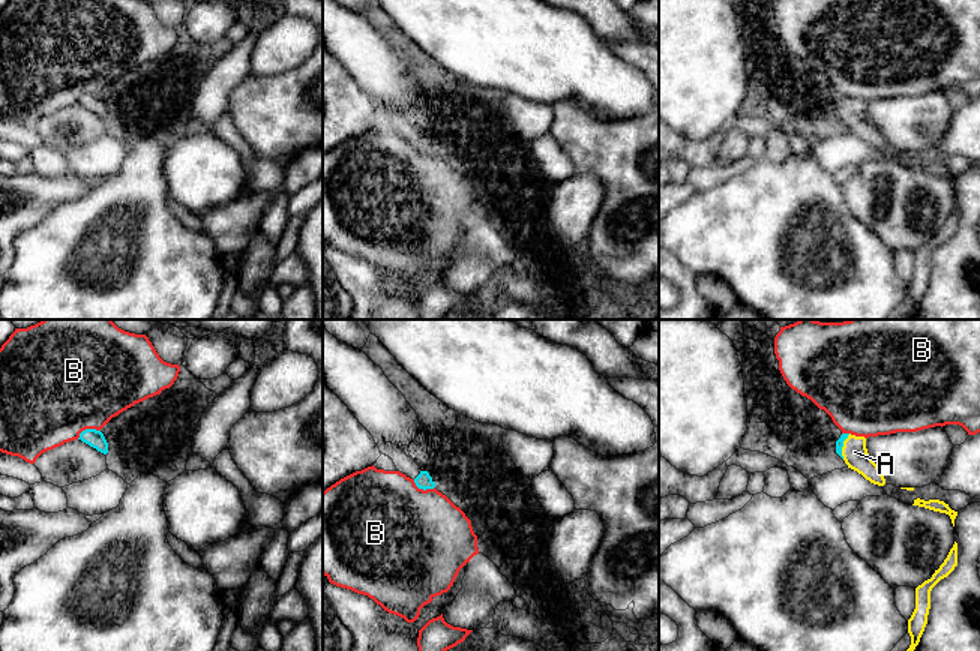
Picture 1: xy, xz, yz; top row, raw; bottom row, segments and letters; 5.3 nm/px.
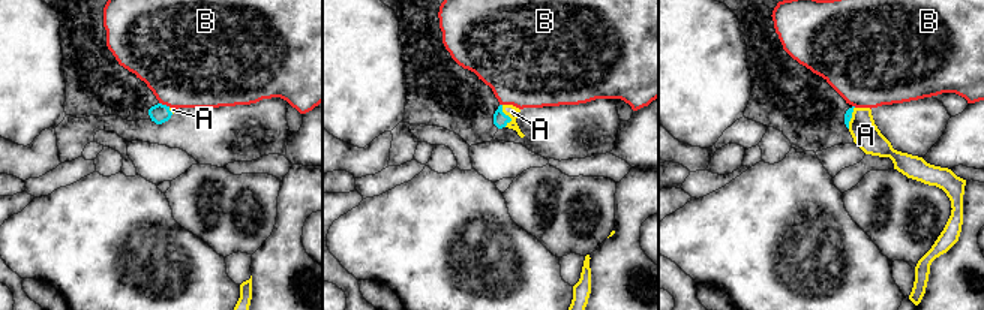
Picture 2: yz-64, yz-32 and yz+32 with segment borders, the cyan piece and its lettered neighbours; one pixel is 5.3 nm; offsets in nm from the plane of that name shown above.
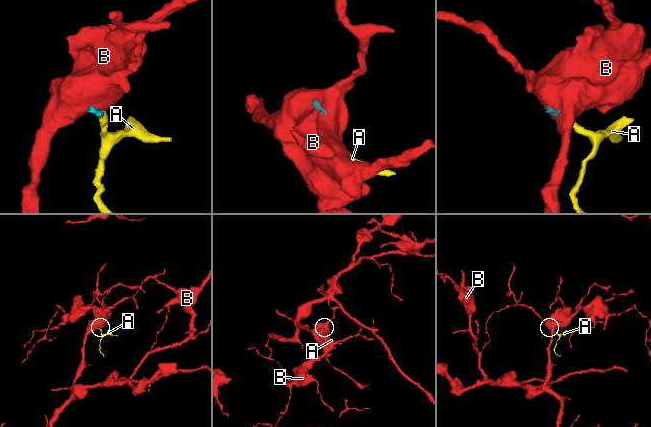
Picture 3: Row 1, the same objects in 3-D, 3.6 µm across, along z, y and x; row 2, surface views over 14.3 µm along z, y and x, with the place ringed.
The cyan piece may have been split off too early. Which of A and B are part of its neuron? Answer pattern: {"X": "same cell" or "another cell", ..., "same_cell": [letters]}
{"A": "same cell", "B": "another cell", "same_cell": ["A"]}

